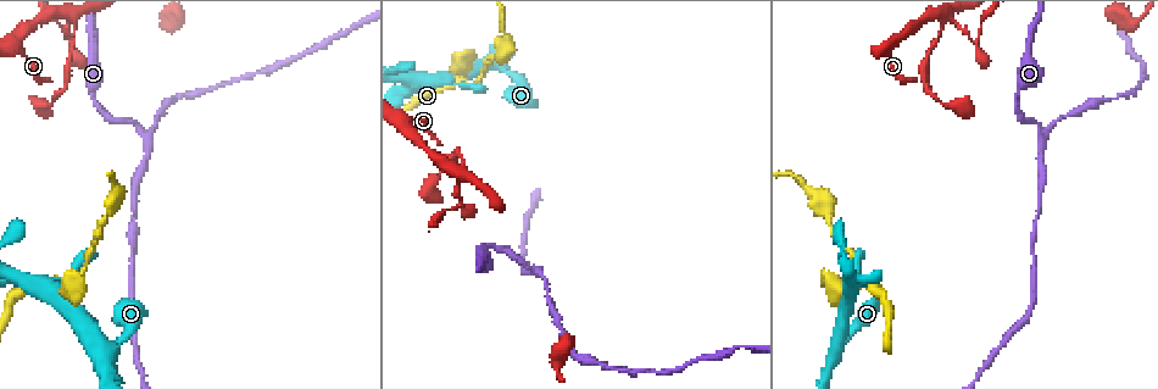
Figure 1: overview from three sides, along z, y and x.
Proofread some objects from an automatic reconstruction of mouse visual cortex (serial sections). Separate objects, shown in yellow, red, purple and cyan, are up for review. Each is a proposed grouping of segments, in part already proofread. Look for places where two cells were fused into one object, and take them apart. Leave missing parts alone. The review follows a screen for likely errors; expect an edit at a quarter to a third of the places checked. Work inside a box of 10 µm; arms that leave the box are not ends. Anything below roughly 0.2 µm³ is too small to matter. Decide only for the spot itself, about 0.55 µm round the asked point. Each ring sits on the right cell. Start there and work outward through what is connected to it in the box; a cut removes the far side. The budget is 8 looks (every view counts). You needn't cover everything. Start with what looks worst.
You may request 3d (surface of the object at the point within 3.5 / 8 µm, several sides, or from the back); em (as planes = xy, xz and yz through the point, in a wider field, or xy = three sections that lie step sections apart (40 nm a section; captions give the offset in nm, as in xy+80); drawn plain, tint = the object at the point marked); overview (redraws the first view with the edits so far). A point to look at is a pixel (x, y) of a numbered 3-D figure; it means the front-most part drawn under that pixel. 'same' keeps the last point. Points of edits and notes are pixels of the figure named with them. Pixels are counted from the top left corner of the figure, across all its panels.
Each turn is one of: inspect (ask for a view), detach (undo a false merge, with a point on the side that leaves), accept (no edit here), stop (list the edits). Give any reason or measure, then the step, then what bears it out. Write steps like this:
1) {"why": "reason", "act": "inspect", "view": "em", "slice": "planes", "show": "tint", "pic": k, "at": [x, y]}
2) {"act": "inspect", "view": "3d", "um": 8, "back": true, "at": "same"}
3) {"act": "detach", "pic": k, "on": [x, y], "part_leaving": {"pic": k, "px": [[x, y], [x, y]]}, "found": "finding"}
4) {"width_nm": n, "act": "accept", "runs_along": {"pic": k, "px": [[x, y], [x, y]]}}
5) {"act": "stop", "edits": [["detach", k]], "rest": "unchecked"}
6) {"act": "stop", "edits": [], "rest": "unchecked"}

{"why": "sudden change in width", "act": "inspect", "view": "3d", "um": 8, "pic": 1, "at": [962, 29]}

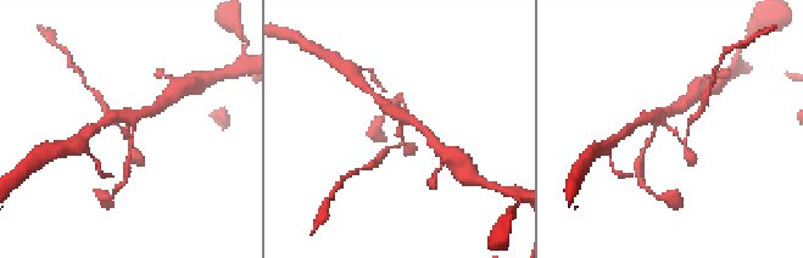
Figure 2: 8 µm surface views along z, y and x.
{"why": "closer look", "act": "inspect", "view": "3d", "um": 3.5, "at": "same"}

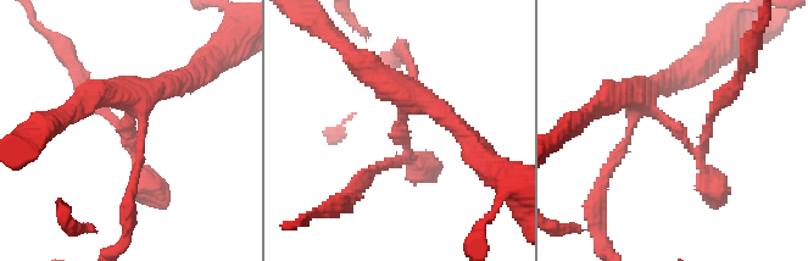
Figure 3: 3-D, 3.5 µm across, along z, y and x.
{"act": "inspect", "view": "em", "slice": "planes", "show": "tint", "pic": 3, "at": [398, 126]}

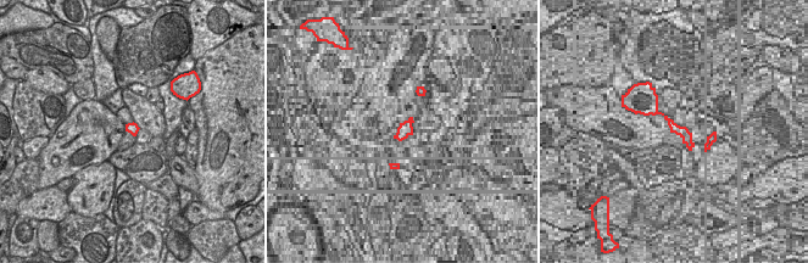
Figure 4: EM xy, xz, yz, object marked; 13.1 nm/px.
{"act": "accept", "found": "continuous, no second cell"}

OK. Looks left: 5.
{"why": "sharp bend", "act": "inspect", "view": "3d", "um": 3.5, "pic": 1, "at": [467, 80]}

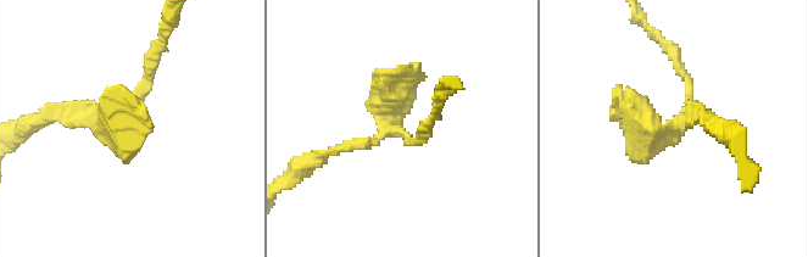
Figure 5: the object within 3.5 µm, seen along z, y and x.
{"why": "now the EM", "act": "inspect", "view": "em", "slice": "planes", "show": "tint", "pic": 5, "at": [677, 124]}

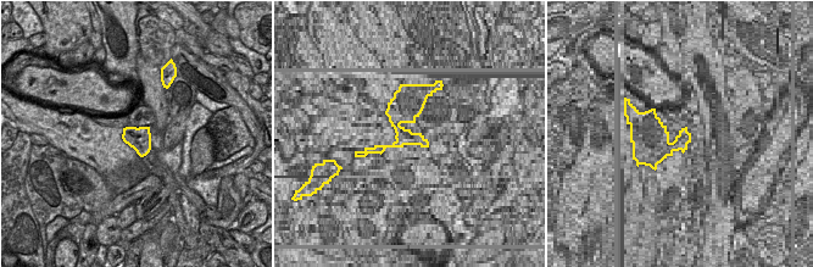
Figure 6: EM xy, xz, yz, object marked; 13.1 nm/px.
{"act": "accept", "runs_along": {"pic": 5, "px": [[53, 115], [127, 122], [154, 54]]}, "found": "all the same cell"}

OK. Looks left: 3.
{"why": "abrupt turn", "act": "inspect", "view": "3d", "um": 3.5, "pic": 1, "at": [145, 136]}

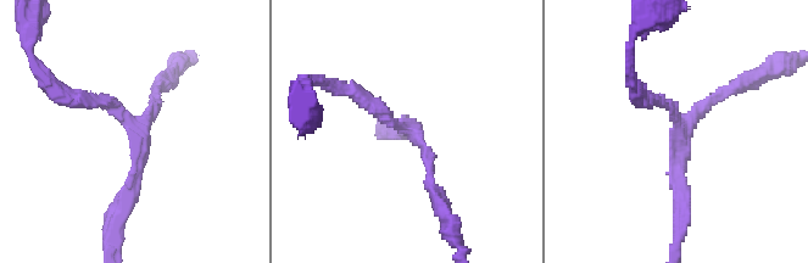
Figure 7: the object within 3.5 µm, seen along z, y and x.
{"arms": 3, "arm_widths_nm": [150, 150, 200], "why": "now the EM", "act": "inspect", "view": "em", "slice": "xy", "step": 5, "show": "tint", "pic": 7, "at": [677, 129]}

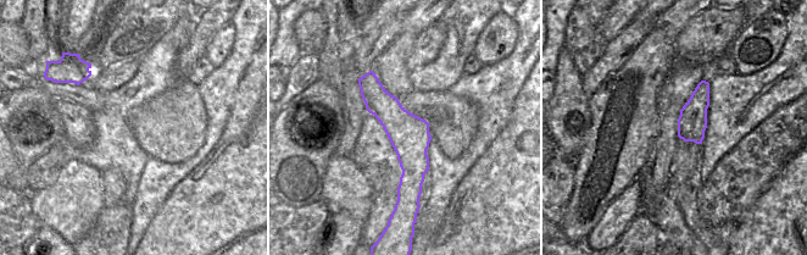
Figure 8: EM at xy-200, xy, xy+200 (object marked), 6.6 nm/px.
{"act": "inspect", "view": "em", "slice": "xy", "step": 2, "show": "tint", "at": "same"}

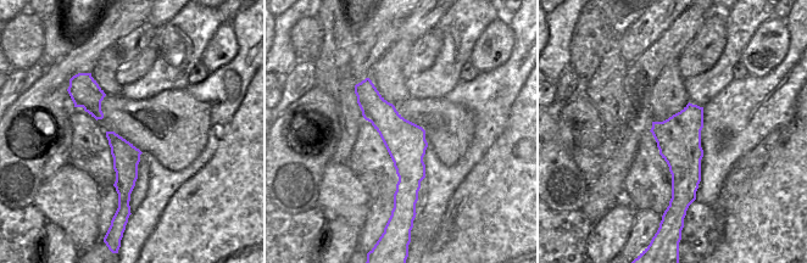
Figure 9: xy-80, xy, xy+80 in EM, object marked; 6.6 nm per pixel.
{"act": "accept", "runs_along": {"pic": 9, "px": [[367, 82], [406, 143], [411, 214]]}, "found": "all the same cell"}

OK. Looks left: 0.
{"act": "stop", "edits": [], "rest": "unchecked"}

